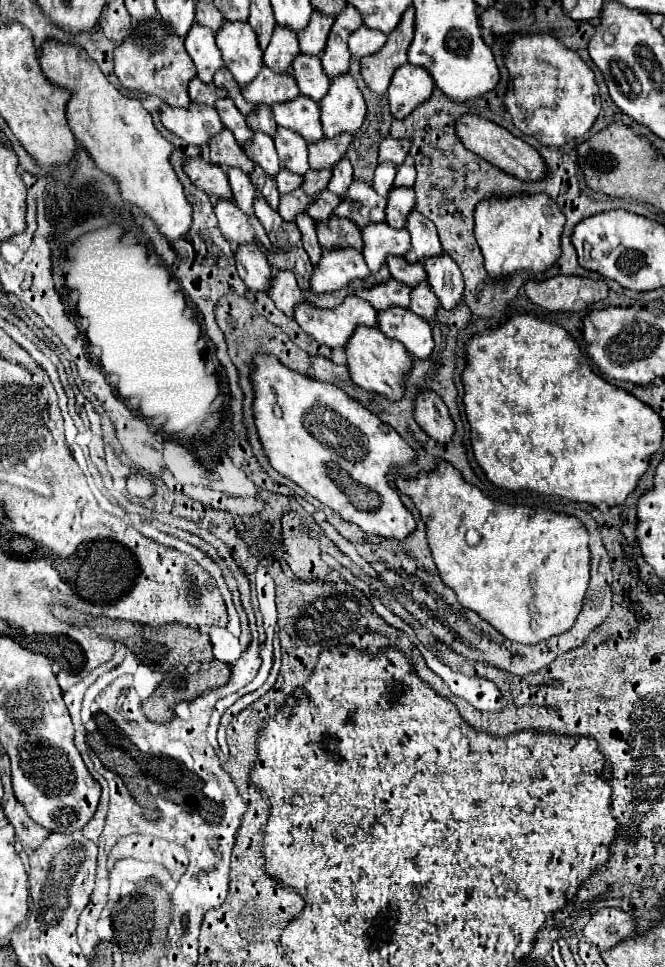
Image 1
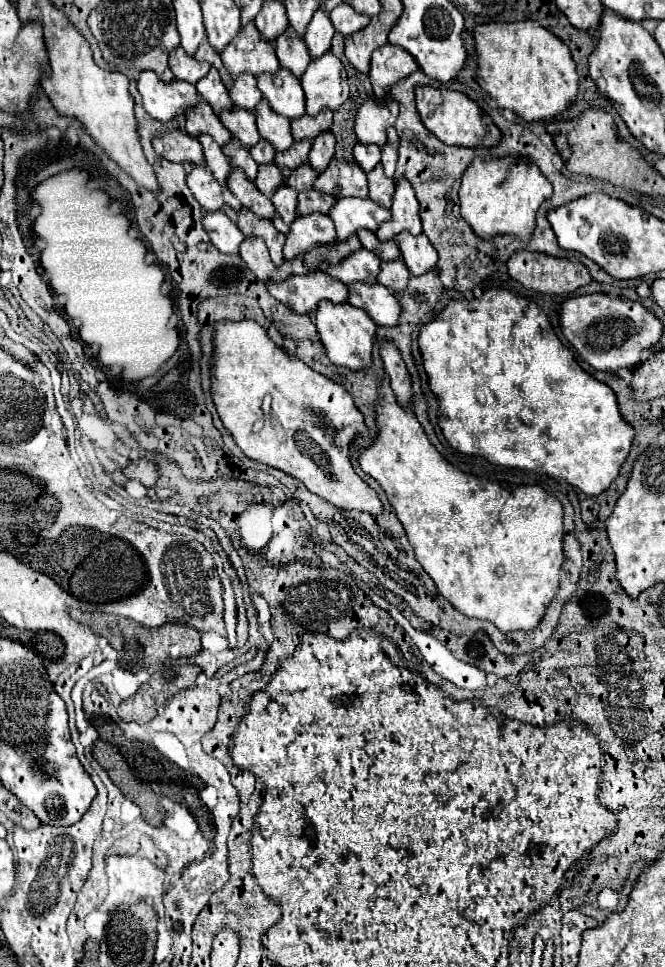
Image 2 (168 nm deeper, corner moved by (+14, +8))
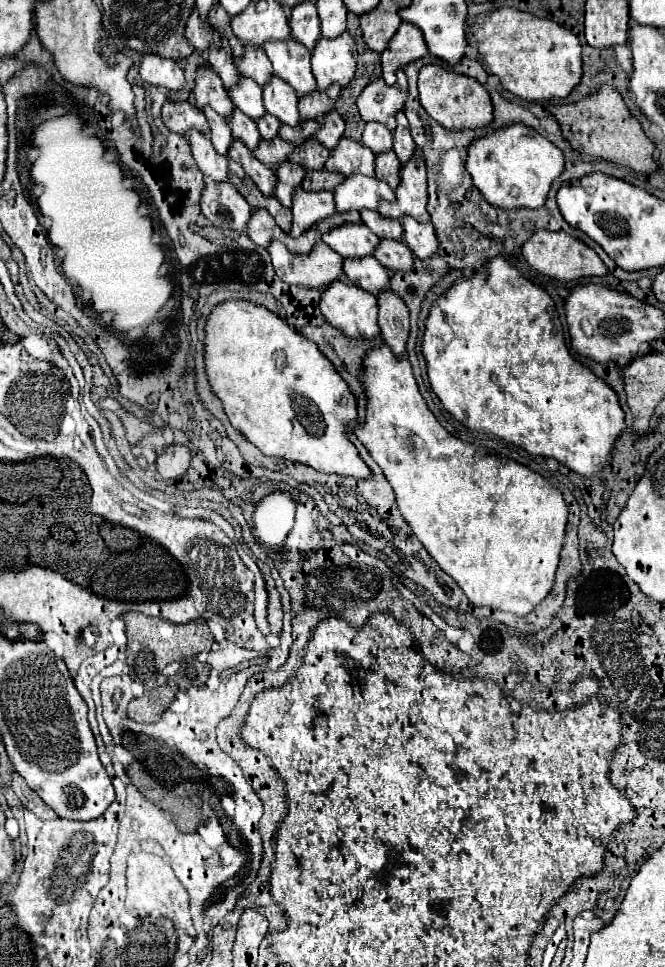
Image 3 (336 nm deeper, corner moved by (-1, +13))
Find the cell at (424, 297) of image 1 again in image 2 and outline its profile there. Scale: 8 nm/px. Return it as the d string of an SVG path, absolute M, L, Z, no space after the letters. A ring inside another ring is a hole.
M397 259L397 261L389 261L389 263L387 261L381 263L381 273L379 273L377 281L381 285L385 285L387 289L391 289L393 293L397 293L407 287L409 277L411 277L409 269L405 267L405 263L401 259Z

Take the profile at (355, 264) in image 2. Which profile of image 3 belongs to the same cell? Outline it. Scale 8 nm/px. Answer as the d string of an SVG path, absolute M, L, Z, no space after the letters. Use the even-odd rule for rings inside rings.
M342 224L324 234L324 242L342 258L362 258L376 250L378 236L364 224Z

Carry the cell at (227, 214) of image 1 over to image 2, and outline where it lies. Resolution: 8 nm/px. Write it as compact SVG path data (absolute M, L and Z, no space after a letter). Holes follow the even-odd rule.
M191 167L189 175L187 175L187 185L189 185L193 197L197 199L197 203L207 213L219 211L223 207L223 199L221 199L223 187L213 179L213 175L207 167Z

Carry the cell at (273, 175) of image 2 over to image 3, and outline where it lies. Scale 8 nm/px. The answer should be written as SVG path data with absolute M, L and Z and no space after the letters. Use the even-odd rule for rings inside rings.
M280 136L272 138L272 142L262 142L260 146L254 150L254 156L264 162L268 168L278 168L280 162L284 162L288 158L288 154L294 150L294 146L290 142L280 140Z

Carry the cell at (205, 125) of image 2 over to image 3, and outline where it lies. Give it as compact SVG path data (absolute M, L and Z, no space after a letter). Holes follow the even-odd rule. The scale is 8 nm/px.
M198 66L192 94L194 94L196 108L200 108L200 110L204 106L212 106L224 118L230 116L234 110L232 100L228 98L228 90L224 90L220 76L214 70L210 70L210 66Z

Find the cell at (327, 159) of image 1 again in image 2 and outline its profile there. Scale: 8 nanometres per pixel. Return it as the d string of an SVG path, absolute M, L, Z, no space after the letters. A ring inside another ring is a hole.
M323 109L321 115L317 115L317 117L303 115L301 119L291 121L291 133L293 133L295 141L303 141L303 139L313 141L317 135L327 133L331 125L333 125L333 111Z

